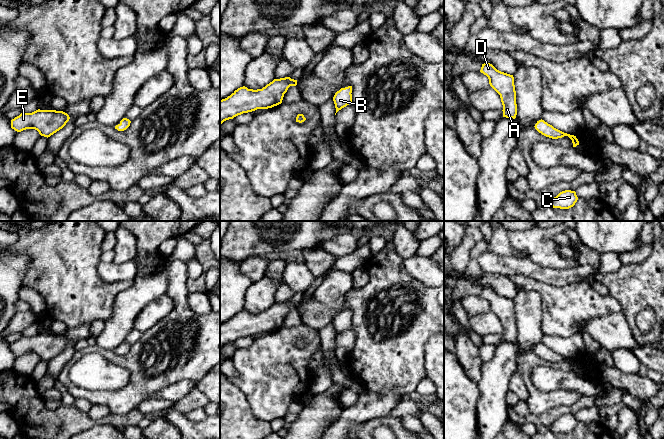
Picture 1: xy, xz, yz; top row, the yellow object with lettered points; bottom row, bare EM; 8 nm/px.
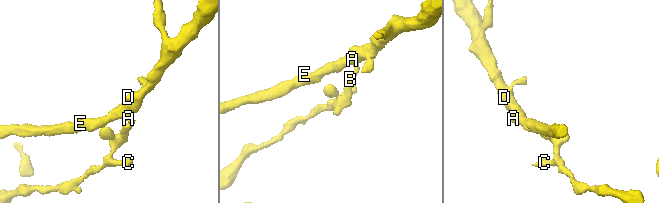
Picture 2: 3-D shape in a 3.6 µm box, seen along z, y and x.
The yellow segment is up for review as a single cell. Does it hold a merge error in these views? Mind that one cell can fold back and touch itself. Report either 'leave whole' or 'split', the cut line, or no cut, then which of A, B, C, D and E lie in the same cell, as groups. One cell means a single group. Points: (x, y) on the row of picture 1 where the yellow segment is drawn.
leave whole; cut none; groups A B C D E

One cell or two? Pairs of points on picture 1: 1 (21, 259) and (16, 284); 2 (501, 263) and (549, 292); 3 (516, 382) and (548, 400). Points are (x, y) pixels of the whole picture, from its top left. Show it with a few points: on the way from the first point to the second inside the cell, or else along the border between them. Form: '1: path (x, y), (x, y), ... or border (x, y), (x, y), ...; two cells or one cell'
1: path (20, 265), (17, 278); one cell
2: border (509, 275), (521, 274), (540, 282); two cells
3: border (517, 371), (528, 393), (526, 400); two cells

